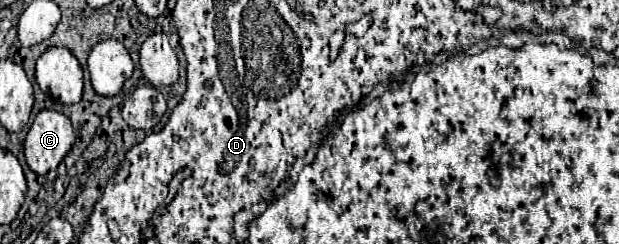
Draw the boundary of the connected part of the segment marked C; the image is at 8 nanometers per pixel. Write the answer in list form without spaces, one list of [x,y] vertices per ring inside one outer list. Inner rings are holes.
[[[39,111],[25,139],[25,159],[33,173],[47,175],[75,143],[71,121],[59,111]]]

